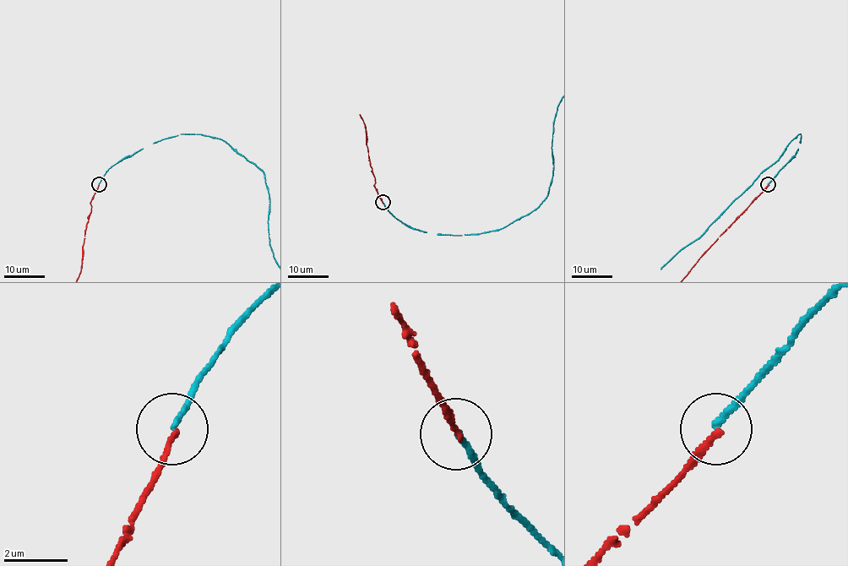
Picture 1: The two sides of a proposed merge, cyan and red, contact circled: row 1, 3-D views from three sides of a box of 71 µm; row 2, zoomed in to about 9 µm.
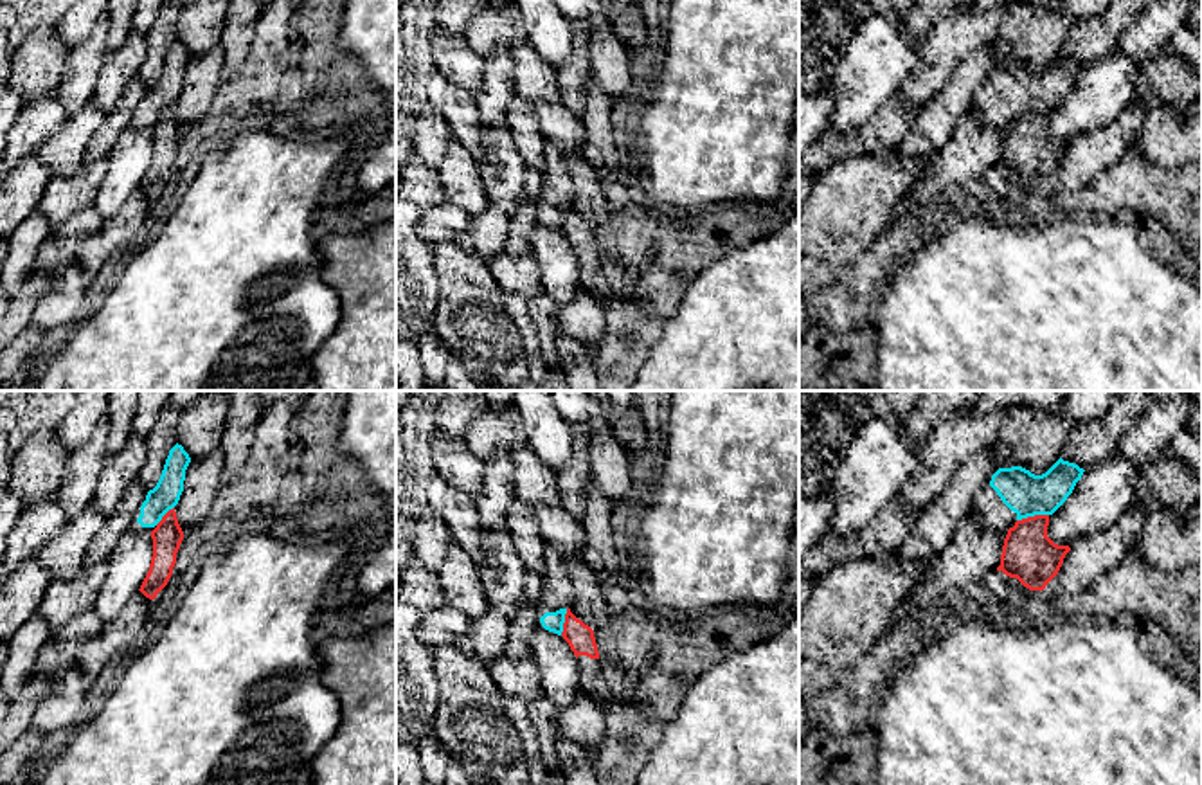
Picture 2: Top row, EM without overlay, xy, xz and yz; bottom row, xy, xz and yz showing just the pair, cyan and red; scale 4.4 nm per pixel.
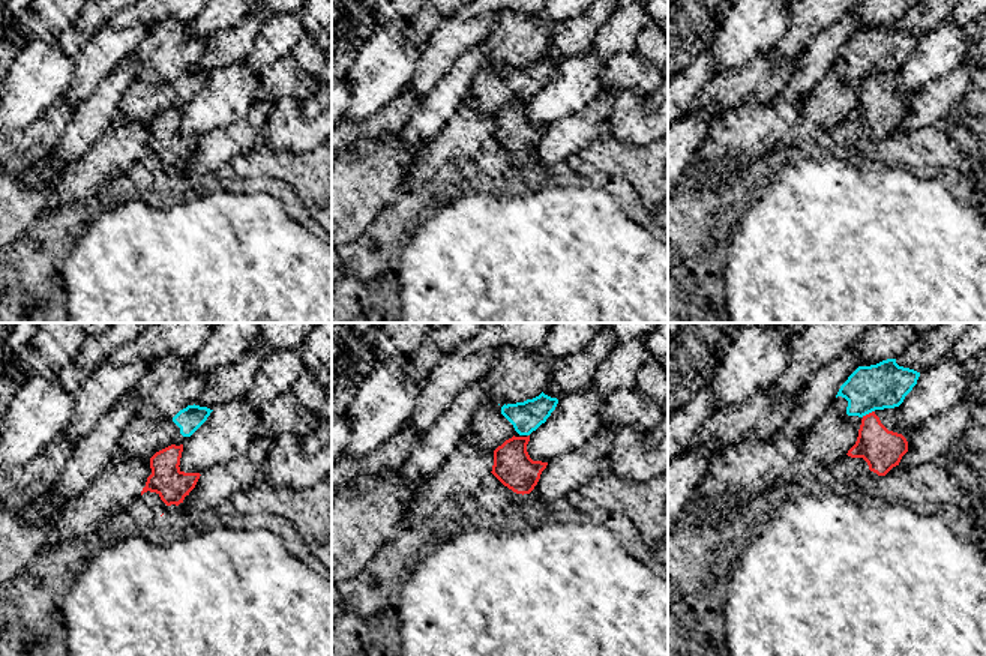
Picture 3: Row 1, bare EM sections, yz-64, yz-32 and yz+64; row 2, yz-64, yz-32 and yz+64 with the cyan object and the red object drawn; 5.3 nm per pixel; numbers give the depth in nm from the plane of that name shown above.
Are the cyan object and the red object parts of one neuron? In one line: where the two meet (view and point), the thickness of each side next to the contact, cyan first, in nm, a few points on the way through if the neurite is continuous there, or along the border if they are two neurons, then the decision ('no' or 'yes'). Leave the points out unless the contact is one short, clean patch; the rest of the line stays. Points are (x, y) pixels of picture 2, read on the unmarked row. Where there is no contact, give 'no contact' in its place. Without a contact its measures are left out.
contact yz (1031, 112); calibres 190 and 240 nm; border yz (1048, 110), (1017, 117); no

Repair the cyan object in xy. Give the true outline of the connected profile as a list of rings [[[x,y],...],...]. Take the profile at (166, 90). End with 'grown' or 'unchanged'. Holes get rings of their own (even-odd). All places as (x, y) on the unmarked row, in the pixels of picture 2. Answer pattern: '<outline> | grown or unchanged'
[[[176,40],[169,47],[157,83],[148,88],[142,103],[135,106],[135,113],[130,122],[133,128],[151,130],[162,113],[178,101],[189,59],[189,50]]] | grown

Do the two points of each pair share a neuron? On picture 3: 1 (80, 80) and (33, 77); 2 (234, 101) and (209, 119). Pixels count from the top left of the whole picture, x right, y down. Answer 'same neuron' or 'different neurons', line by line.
1: different neurons
2: same neuron

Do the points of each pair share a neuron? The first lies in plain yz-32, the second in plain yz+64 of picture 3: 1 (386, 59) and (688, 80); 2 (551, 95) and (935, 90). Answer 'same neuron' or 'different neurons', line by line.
1: different neurons
2: different neurons

